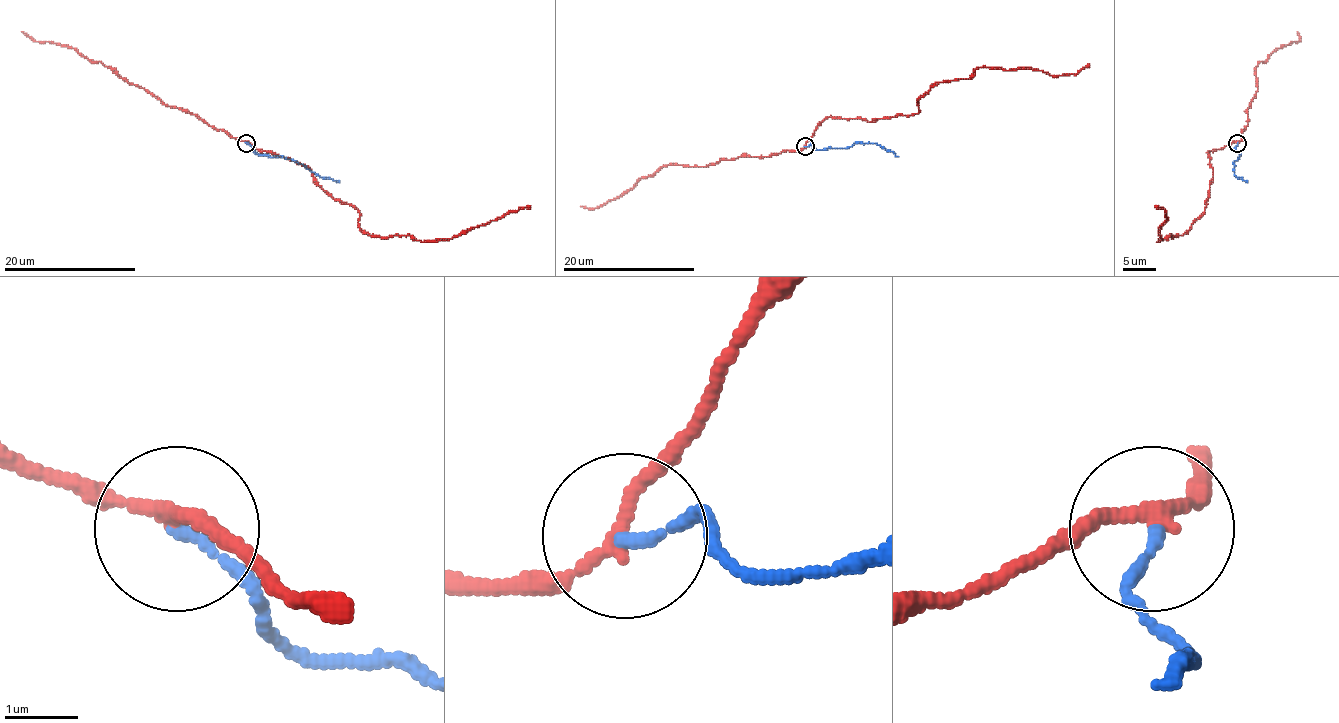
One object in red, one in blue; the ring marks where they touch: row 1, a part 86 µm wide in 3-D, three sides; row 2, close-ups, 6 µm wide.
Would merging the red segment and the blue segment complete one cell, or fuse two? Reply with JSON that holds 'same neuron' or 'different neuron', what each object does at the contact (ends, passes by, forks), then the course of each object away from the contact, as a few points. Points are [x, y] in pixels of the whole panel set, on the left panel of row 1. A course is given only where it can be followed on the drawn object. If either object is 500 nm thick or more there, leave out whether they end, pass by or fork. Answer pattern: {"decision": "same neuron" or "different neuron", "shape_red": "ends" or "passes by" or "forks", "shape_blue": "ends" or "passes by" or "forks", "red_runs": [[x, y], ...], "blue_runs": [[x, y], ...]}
{"decision": "different neuron", "shape_red": "passes by", "shape_blue": "ends", "red_runs": [[247, 142], [303, 164], [334, 199], [354, 207], [359, 227], [369, 235], [437, 242], [530, 207]], "blue_runs": [[247, 142], [258, 154], [293, 159], [339, 182]]}

